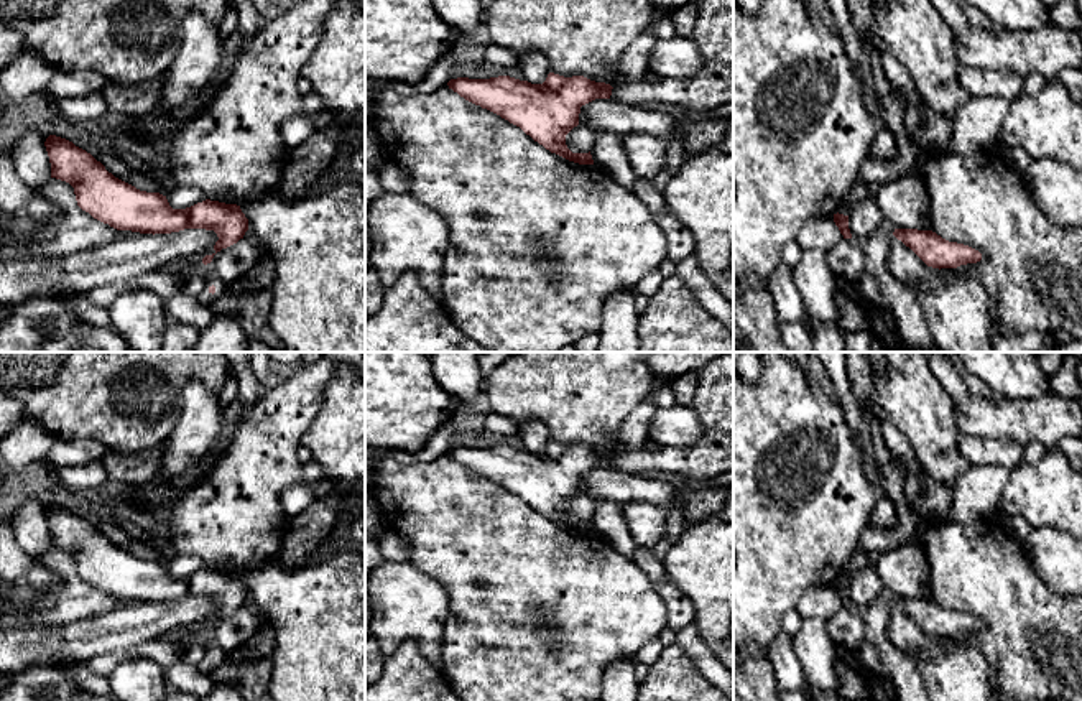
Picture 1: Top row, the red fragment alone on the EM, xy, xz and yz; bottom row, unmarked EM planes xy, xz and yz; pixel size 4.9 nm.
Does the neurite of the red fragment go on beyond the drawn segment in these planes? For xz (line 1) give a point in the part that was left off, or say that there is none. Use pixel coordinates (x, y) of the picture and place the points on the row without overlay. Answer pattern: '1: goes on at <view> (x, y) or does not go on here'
1: does not go on here

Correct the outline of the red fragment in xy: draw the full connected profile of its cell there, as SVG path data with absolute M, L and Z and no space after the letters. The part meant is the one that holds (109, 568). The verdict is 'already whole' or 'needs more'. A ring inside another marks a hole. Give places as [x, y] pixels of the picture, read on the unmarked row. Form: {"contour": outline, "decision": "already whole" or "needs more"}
{"contour": "M49 504L44 515L51 532L51 546L69 551L74 556L77 574L89 581L94 587L109 592L117 599L153 604L179 601L184 597L214 599L219 606L214 614L215 622L237 612L248 599L248 587L237 573L206 568L186 578L173 578L166 564L160 561L140 559L135 555L115 546L90 522L66 507Z", "decision": "already whole"}

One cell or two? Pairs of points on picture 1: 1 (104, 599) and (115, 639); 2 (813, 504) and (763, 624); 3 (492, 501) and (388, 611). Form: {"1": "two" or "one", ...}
{"1": "two", "2": "one", "3": "two"}

